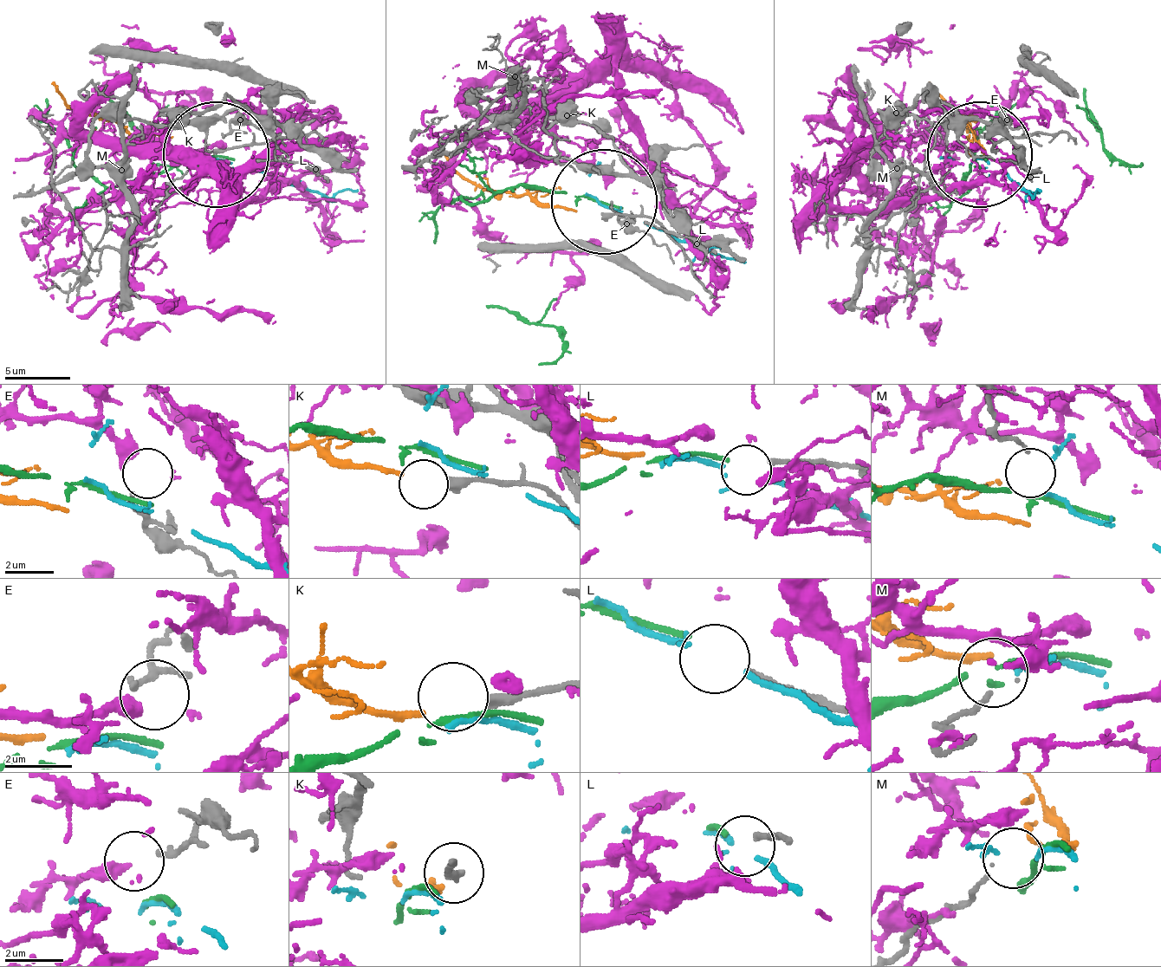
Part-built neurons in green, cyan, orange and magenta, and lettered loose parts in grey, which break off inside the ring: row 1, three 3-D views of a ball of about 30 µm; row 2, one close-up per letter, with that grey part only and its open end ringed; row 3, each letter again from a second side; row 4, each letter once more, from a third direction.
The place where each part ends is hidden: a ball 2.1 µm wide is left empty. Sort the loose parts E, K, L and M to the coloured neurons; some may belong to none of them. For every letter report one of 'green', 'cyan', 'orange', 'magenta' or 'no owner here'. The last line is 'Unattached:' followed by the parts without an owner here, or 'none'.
E: magenta
K: orange
L: green
M: cyan
Unattached: none

